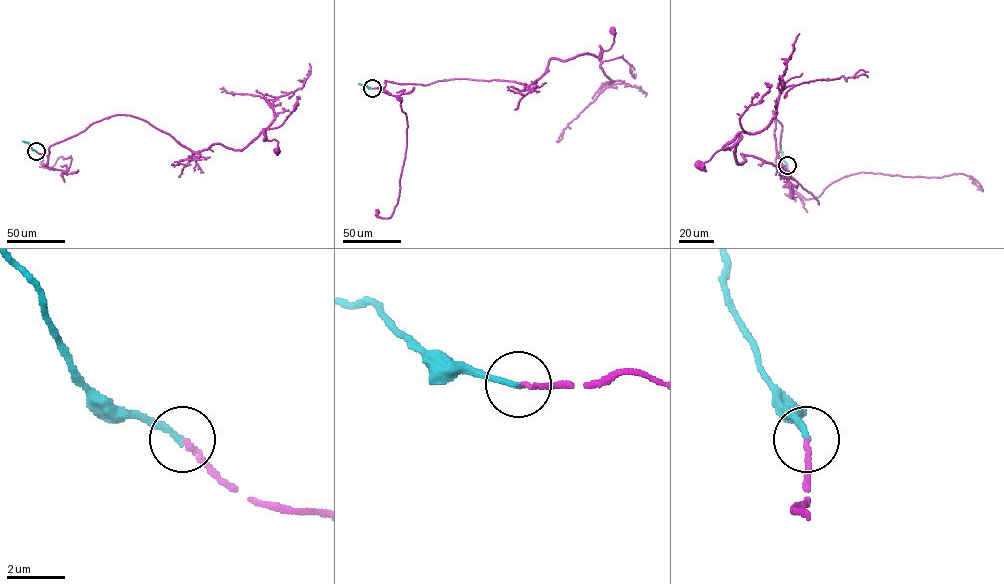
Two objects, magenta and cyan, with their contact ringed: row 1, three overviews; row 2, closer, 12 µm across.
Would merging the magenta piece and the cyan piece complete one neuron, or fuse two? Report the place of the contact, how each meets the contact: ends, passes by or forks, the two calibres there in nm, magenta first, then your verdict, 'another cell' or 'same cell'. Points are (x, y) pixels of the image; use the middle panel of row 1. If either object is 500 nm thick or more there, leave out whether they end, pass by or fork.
place (372, 88); magenta ends; cyan ends; calibres 140 and 200 nm; same cell

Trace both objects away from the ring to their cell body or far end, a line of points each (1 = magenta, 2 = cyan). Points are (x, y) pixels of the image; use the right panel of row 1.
1: (787, 165), (775, 160), (782, 128), (773, 110), (782, 167), (741, 154), (739, 163), (741, 136), (698, 164)
2: (787, 165), (780, 150)

